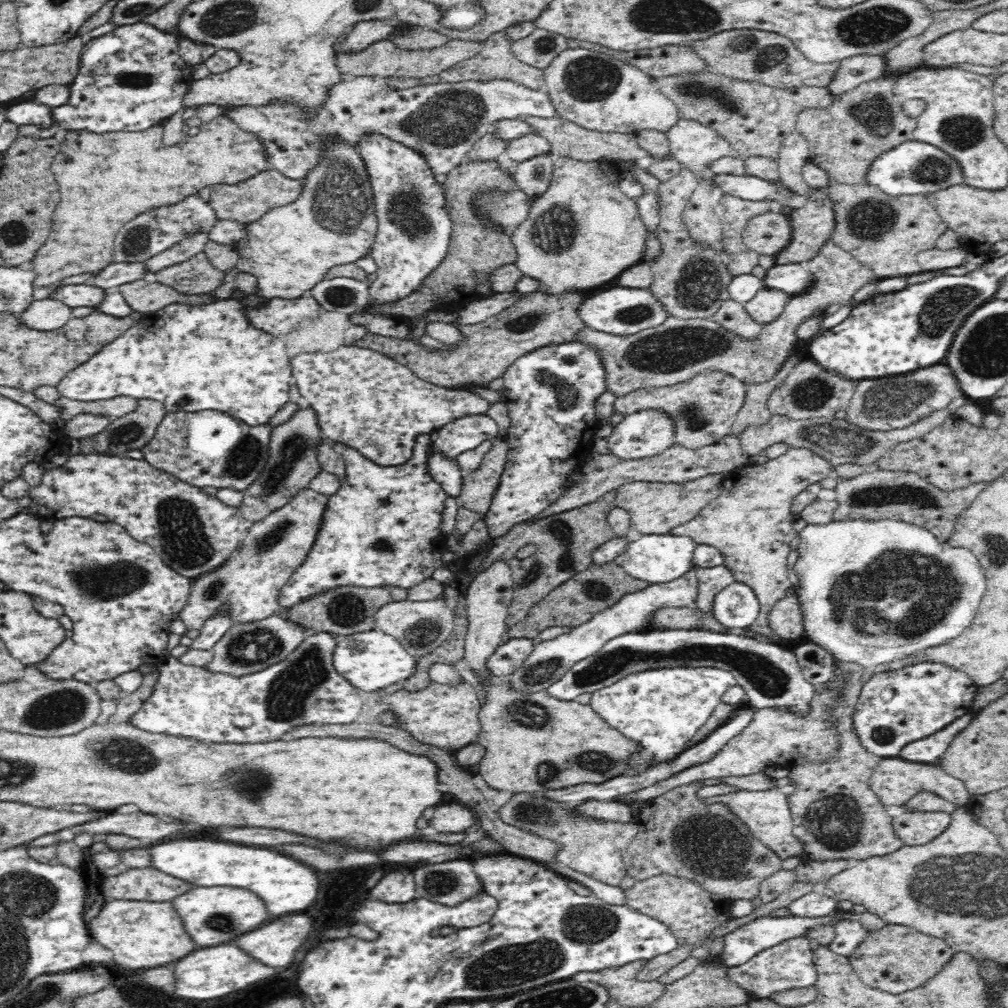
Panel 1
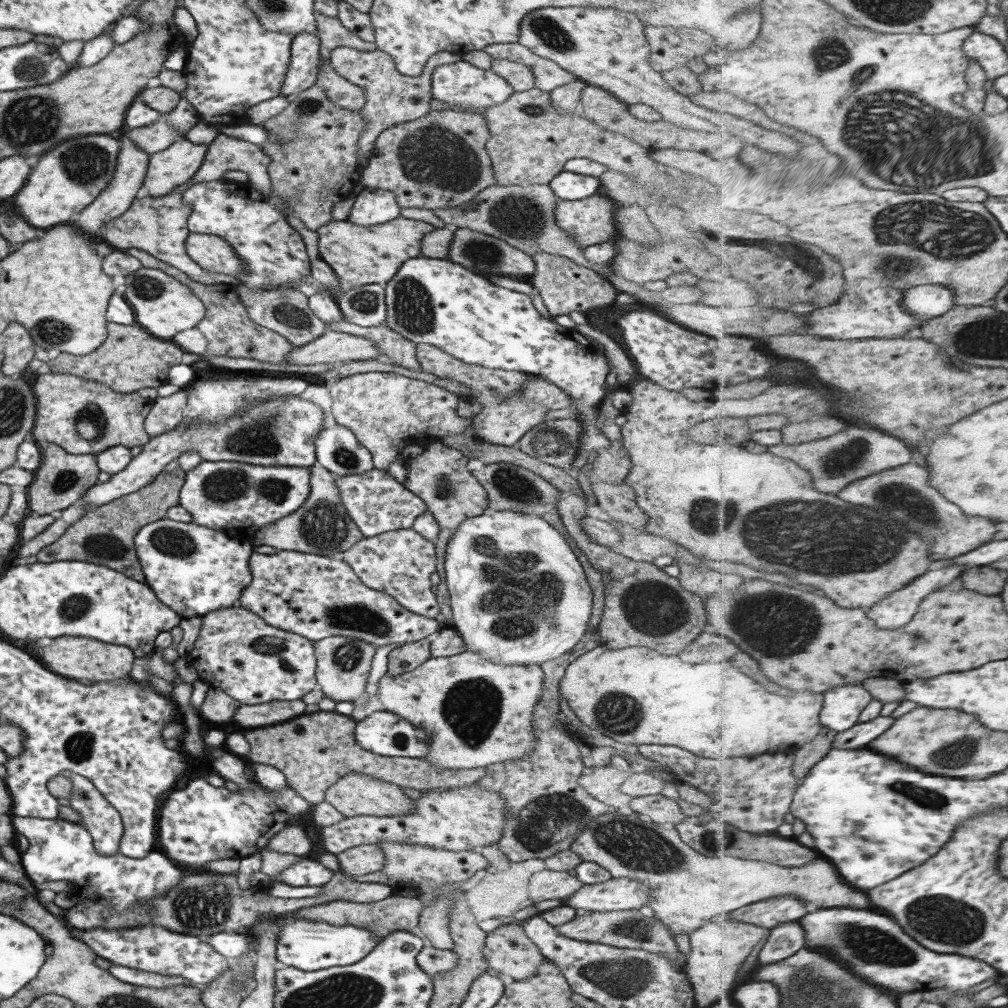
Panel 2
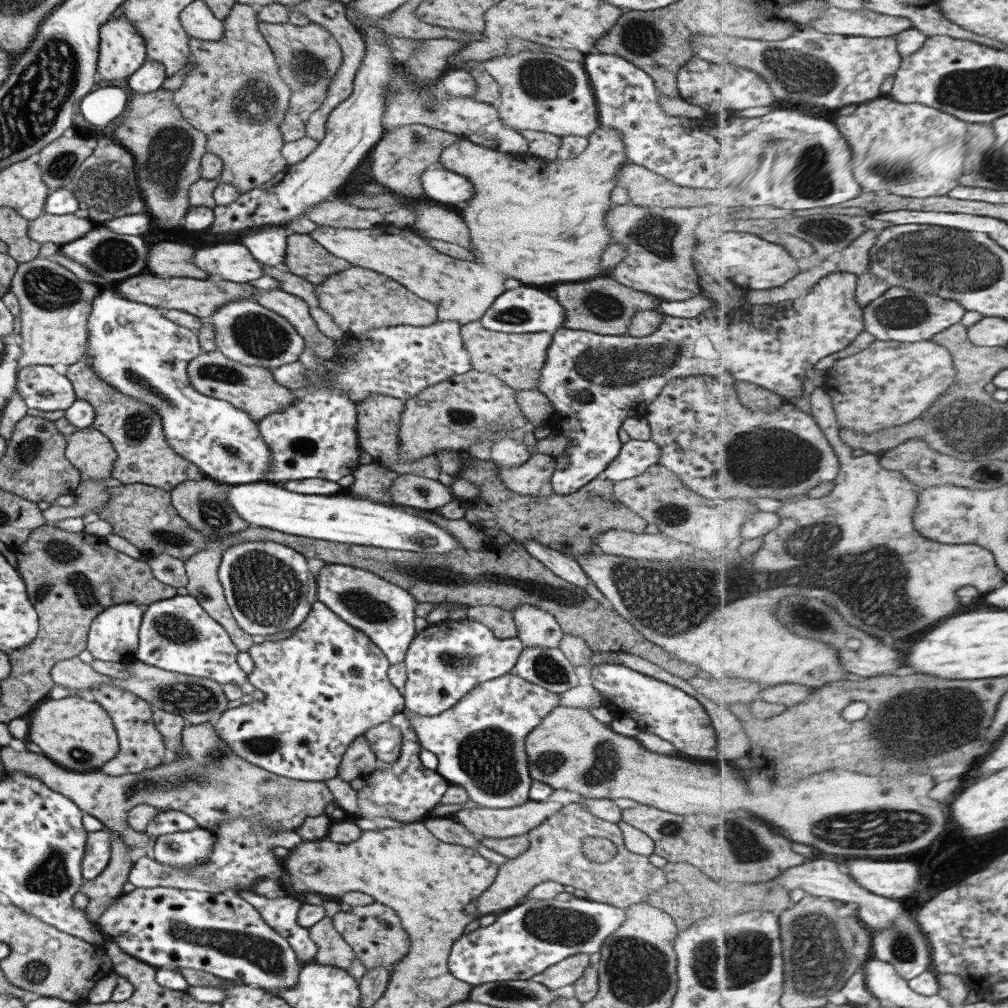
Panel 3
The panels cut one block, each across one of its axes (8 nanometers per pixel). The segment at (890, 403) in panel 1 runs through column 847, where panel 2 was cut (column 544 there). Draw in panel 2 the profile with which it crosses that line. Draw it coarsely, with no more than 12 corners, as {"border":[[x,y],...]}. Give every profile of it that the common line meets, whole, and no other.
{"border":[[416,344],[421,371],[469,387],[473,430],[511,447],[547,419],[519,398],[525,373],[467,364]]}

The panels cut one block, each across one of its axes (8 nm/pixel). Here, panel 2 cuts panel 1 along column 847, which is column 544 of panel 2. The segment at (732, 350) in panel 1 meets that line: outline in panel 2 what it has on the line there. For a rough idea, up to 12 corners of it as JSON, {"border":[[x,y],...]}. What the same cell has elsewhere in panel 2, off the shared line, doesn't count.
{"border":[[533,253],[532,289],[551,318],[613,306],[590,268]]}

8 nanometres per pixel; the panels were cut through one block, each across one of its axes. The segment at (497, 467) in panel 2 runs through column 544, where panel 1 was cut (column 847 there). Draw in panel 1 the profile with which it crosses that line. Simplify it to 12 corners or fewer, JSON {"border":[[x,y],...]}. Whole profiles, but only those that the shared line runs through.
{"border":[[916,473],[838,478],[834,521],[906,521],[946,544],[987,487],[943,491]]}

